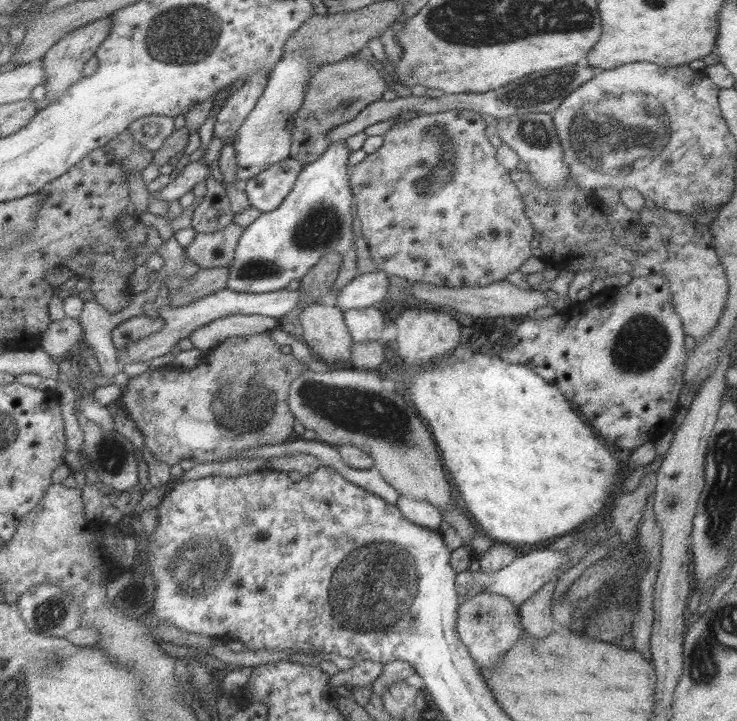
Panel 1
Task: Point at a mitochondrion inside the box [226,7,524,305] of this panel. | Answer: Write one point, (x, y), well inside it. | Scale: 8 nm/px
(428, 184)

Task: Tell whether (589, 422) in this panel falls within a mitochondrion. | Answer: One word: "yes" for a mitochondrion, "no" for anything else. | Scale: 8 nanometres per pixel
no

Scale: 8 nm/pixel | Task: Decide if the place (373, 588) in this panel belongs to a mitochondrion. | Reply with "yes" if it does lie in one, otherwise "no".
yes

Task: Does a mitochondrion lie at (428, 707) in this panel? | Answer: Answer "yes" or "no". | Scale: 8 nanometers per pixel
no

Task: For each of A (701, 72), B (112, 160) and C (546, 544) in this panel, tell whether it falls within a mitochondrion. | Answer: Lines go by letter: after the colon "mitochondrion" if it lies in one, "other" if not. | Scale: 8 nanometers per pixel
A: other
B: other
C: other

